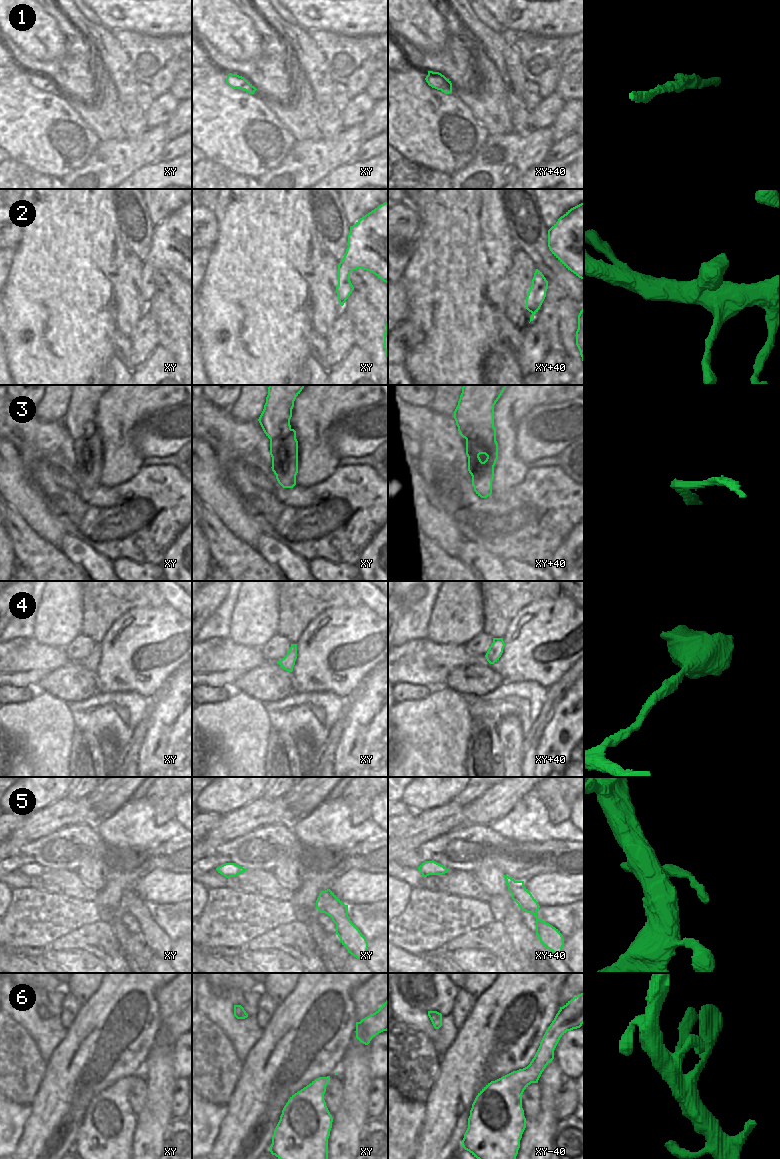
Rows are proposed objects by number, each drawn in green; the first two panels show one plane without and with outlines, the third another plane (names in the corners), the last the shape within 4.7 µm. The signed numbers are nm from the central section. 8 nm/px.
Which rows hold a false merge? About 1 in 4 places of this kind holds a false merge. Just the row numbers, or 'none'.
none

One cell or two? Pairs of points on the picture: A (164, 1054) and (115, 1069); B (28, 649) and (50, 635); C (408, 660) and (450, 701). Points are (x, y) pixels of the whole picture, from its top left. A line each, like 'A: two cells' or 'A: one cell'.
A: two cells
B: two cells
C: two cells

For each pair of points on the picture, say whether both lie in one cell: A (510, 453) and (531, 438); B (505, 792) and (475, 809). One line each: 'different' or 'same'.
A: different
B: same

